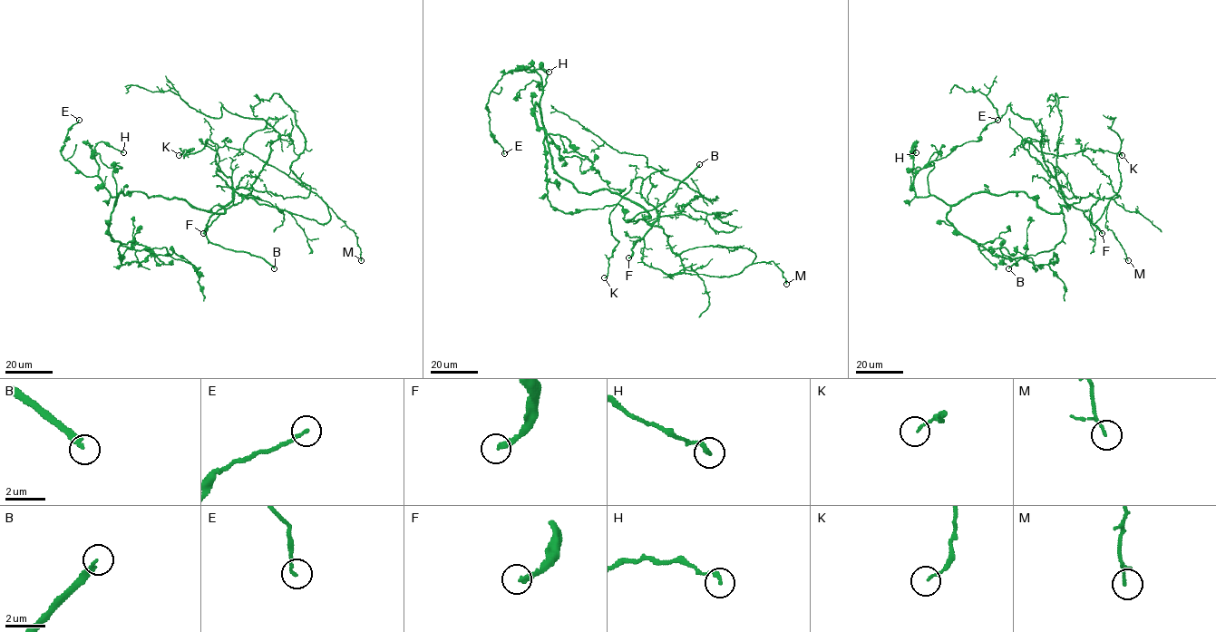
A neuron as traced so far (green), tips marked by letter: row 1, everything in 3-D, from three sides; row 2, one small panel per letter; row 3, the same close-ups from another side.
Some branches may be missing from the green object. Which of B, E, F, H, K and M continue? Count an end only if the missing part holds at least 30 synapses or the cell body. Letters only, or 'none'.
B, F

